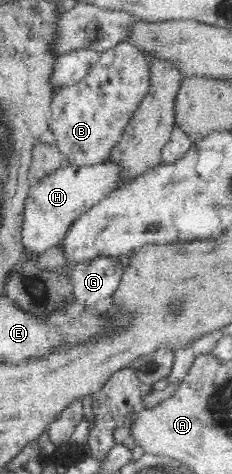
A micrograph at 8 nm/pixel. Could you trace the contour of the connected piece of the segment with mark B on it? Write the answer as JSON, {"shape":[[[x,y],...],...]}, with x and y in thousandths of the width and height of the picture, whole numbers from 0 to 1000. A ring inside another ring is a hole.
{"shape":[[[539,84],[440,110],[427,127],[345,171],[254,188],[220,224],[228,245],[211,249],[211,270],[237,287],[254,316],[293,333],[302,346],[405,348],[470,335],[487,312],[522,300],[539,270],[634,194],[642,160],[625,114],[591,95]]]}

